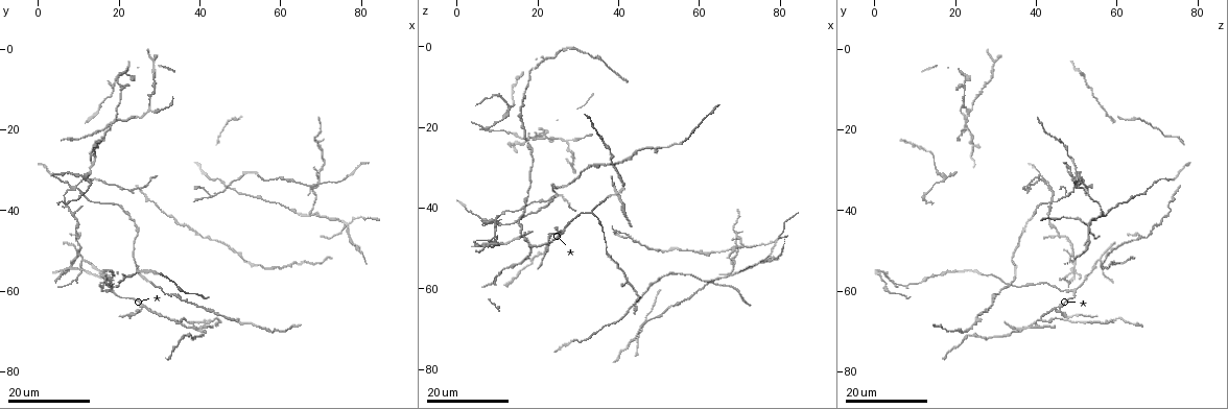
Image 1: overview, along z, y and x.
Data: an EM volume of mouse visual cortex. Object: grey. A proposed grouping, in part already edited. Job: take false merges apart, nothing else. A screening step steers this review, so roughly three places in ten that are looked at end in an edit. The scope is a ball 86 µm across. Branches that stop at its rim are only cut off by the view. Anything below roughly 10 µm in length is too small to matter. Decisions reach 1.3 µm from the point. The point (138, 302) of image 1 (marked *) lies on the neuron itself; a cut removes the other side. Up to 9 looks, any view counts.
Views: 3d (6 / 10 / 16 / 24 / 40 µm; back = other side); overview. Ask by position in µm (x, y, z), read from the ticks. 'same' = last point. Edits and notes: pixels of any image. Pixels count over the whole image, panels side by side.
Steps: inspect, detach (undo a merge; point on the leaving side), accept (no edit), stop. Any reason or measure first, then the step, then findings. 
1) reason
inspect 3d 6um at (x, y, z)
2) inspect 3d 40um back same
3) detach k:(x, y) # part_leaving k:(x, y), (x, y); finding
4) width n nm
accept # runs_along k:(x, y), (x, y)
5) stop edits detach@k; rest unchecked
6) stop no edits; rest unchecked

looks like a crossing
inspect 3d 24um at (67.5, 41.0, 56.5)

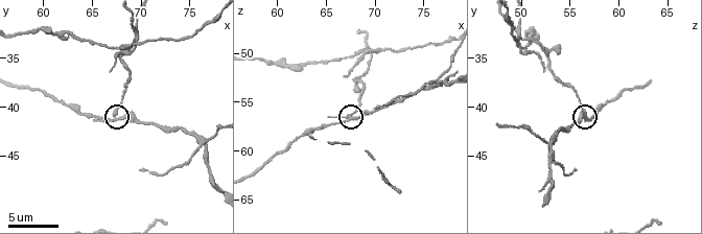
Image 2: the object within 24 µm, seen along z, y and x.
inspect 3d 10um at (67.4, 41.2, 56.6)

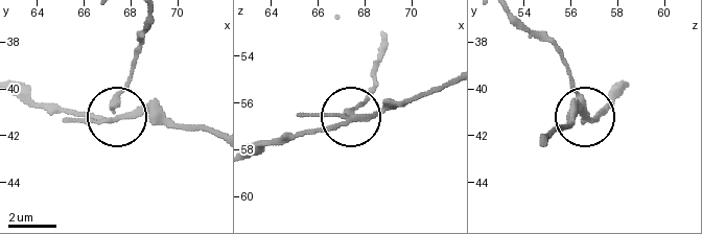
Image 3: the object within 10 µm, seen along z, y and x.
side_arm 27 um
detach 3:(122, 89) # part_leaving 3:(115, 115), (115, 99), (145, 21); a second neuron is stuck on

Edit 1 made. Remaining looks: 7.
four or more arms meet
inspect 3d 24um at (39.5, 69.0, 36.0)

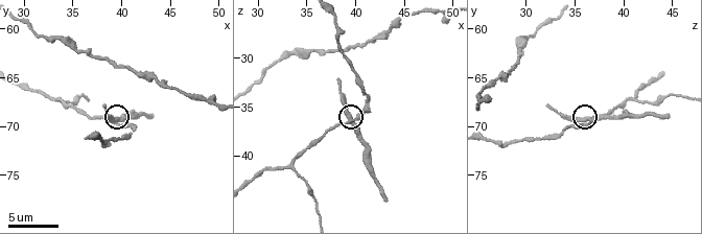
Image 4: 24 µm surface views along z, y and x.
inspect 3d 6um at (39.4, 69.2, 36.6)

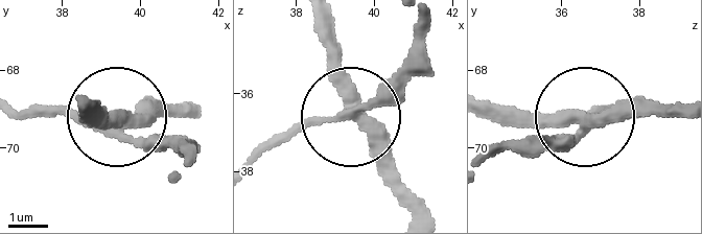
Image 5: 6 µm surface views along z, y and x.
width 330 nm
detach 5:(149, 101) # part_leaving 5:(583, 123), (680, 113); two neurons meet here

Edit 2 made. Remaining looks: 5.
inspect overview

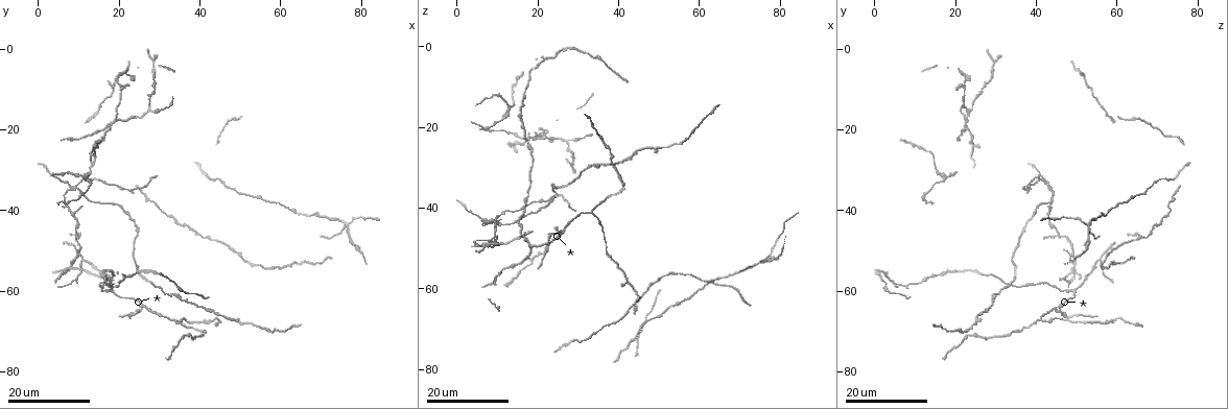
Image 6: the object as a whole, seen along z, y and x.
three arms meet
inspect 3d 16um at (25.5, 63.5, 45.5)

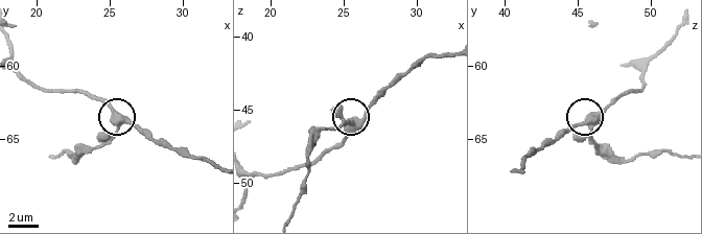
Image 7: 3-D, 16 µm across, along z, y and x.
inspect 3d 6um at (25.8, 63.8, 45.6)

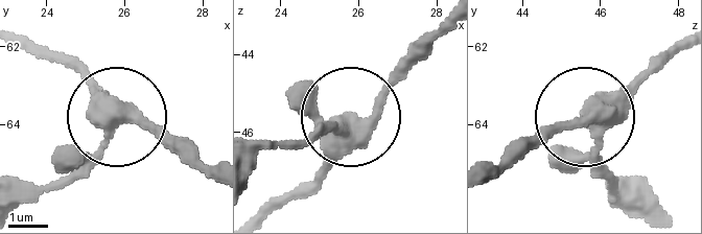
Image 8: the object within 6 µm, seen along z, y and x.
width 410 nm
detach 8:(66, 162) # part_leaving 8:(329, 131), (256, 160); two neurons meet here

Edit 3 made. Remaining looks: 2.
three arms meet
inspect 3d 16um at (9.0, 34.5, 43.0)

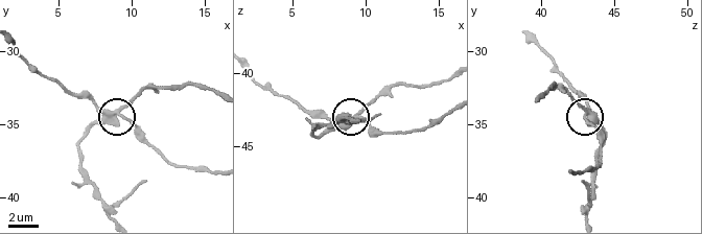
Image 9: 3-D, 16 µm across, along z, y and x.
inspect 3d 10um at (9.4, 34.4, 43.0)

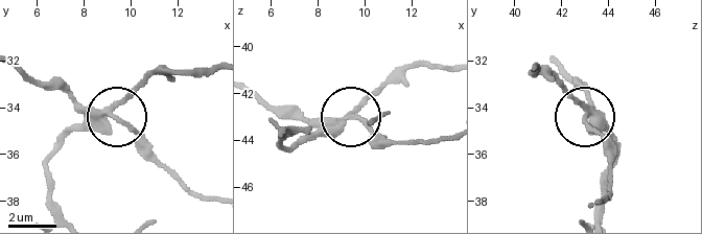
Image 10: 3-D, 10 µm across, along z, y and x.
side_arm 74 um; arms 3
detach 10:(72, 131) # a second neuron is stuck on

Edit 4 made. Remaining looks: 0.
stop edits detach@3, detach@5, detach@8, detach@10; rest unchecked

